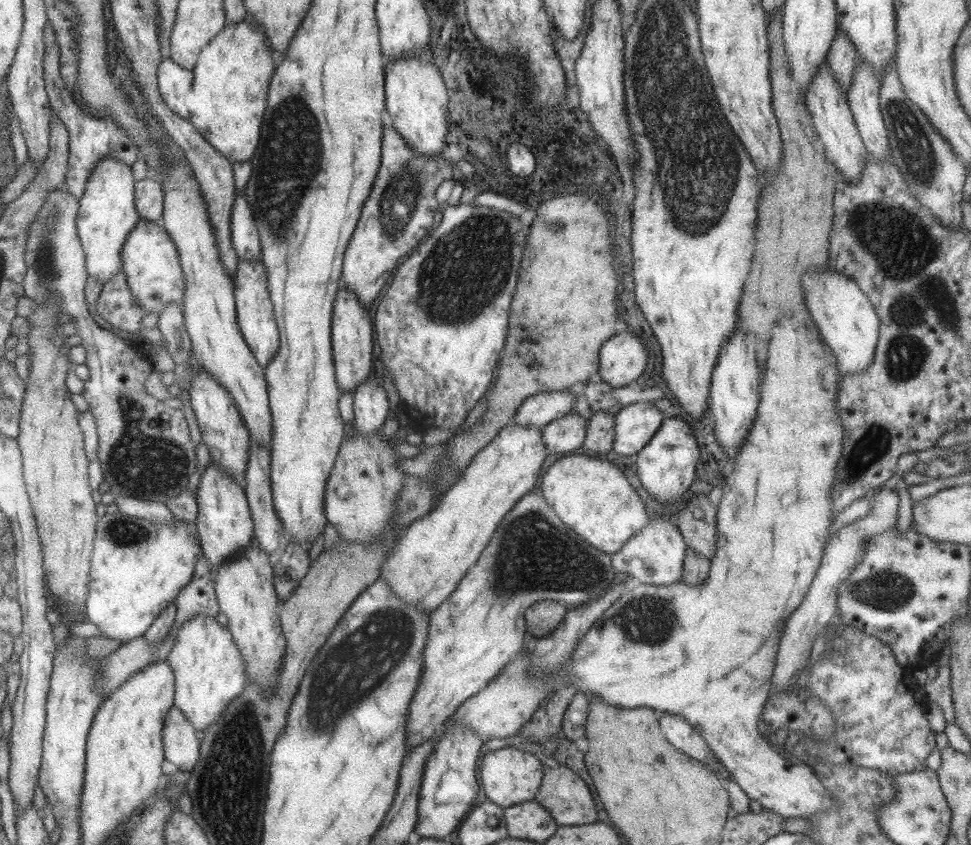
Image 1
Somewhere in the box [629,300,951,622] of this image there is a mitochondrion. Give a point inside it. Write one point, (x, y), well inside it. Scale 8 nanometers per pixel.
(885, 590)

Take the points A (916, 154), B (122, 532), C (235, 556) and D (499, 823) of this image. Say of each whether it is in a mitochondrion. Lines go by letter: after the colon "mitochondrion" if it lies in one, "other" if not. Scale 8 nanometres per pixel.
A: mitochondrion
B: mitochondrion
C: other
D: other

